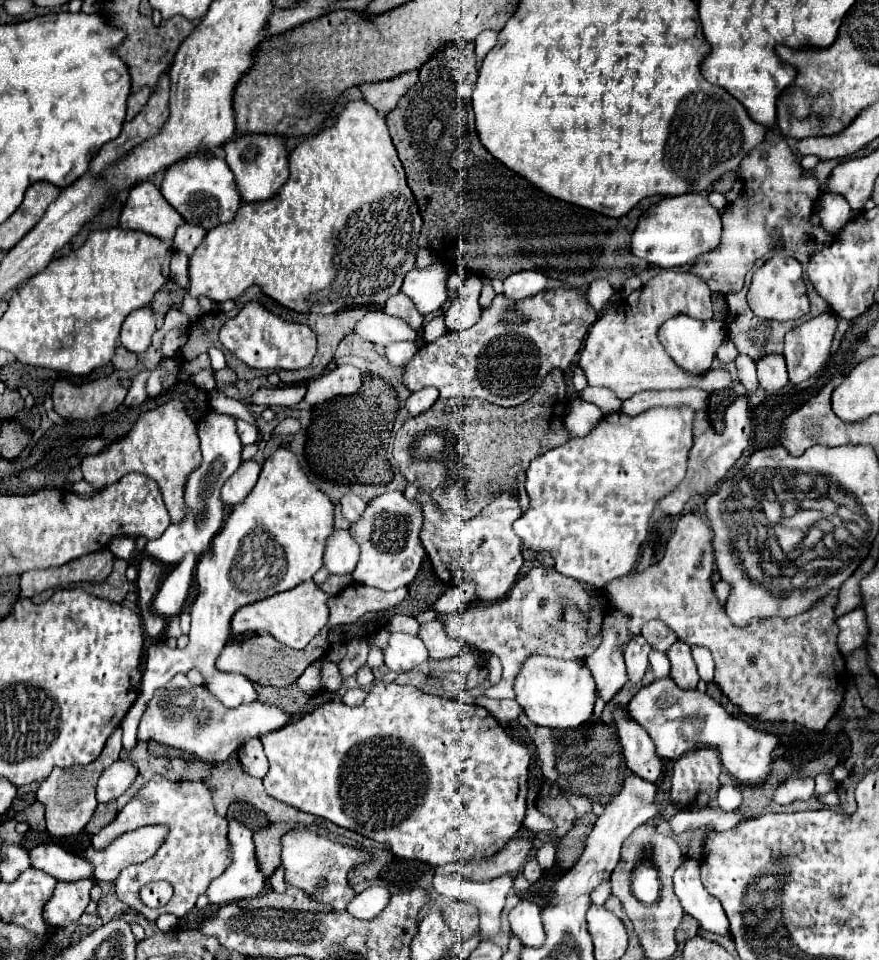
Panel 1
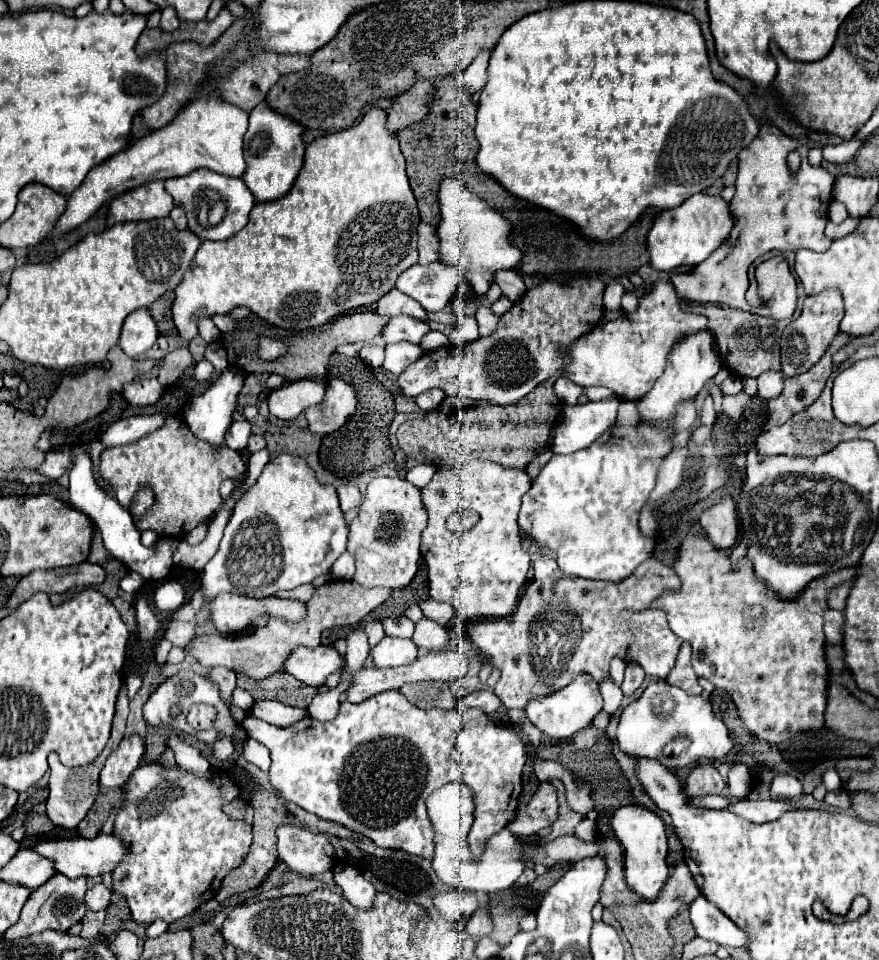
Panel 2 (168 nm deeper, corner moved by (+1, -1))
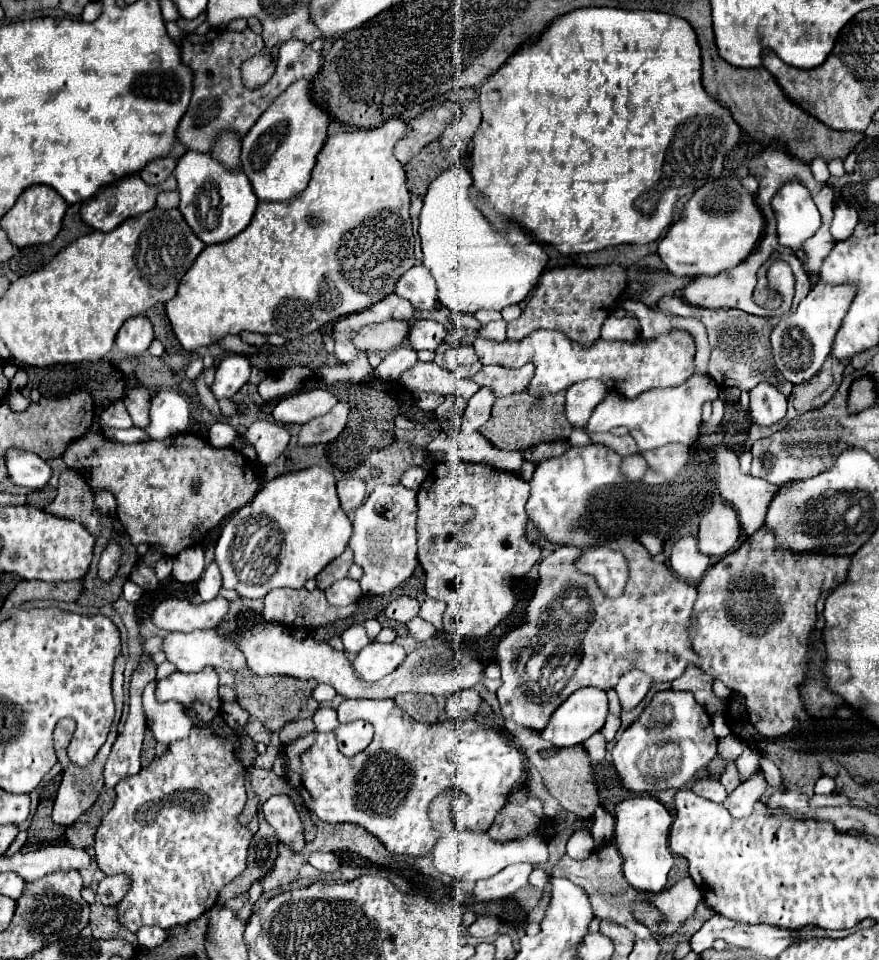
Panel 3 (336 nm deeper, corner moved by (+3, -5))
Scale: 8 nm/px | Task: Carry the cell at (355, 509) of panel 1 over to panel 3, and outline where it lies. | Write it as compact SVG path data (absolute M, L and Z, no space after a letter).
M344 478L338 482L338 496L344 512L352 512L366 498L366 482L362 478Z

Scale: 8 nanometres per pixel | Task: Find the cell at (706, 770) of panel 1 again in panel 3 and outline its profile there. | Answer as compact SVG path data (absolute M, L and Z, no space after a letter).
M704 778L704 780L698 780L694 786L692 786L692 792L694 794L698 794L698 796L702 796L702 798L706 798L706 800L712 800L712 802L724 802L726 800L726 790L724 790L724 786L718 782L718 780L714 780L714 778Z

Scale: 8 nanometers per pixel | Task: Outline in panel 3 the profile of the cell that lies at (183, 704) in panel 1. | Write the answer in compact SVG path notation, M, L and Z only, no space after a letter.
M204 668L196 674L174 672L158 682L156 698L160 702L178 700L186 706L186 710L196 714L198 722L204 724L220 712L218 686L218 674L214 668Z

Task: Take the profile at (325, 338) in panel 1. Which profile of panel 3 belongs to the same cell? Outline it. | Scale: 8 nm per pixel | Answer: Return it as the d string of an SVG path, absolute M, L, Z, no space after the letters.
M386 320L382 324L370 324L370 326L362 328L354 336L354 344L358 350L390 352L408 340L408 332L410 332L408 322Z

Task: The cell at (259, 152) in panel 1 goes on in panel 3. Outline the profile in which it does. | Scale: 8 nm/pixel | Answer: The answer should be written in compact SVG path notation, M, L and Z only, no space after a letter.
M318 74L302 78L294 82L286 92L282 92L242 140L240 160L244 174L248 176L260 200L290 200L308 184L316 156L326 142L328 126L332 122L330 114L312 100L312 84L316 76Z

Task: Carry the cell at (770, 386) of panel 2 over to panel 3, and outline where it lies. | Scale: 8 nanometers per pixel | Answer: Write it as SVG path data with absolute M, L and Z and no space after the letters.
M758 384L750 390L750 420L758 426L770 426L786 416L786 396L772 384Z

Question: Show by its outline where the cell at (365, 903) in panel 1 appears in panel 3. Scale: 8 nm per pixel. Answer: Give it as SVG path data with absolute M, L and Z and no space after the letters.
M322 850L310 852L308 864L312 864L314 868L318 868L318 870L322 870L322 872L334 872L334 870L340 868L338 858L336 858L332 852L322 852Z

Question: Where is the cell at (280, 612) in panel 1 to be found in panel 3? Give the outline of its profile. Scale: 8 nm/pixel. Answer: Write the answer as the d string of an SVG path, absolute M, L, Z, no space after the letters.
M216 596L210 602L190 604L186 600L168 598L158 604L152 614L152 622L156 628L168 632L192 632L192 630L206 630L216 628L222 624L228 612L228 600Z

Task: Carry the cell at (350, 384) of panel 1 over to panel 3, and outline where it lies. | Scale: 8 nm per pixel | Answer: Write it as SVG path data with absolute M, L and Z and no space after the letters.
M338 402L326 416L306 422L298 434L298 444L300 446L316 446L316 444L332 442L344 430L348 410L350 410L348 404Z

